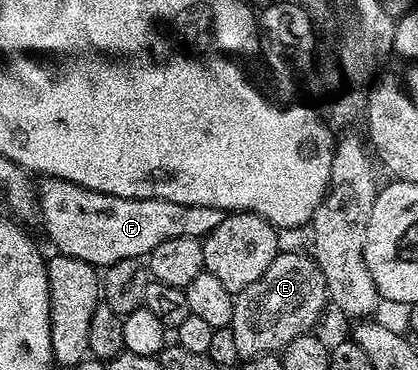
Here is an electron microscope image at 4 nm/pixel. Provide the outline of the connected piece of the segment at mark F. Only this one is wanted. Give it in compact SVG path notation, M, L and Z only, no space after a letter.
M45 176L36 188L38 201L38 220L44 223L44 232L53 244L55 251L62 256L78 258L87 264L93 264L97 270L108 268L114 262L122 262L126 258L139 260L147 258L162 242L170 242L170 238L201 238L209 236L222 222L226 215L220 208L210 206L190 206L165 200L135 200L134 198L118 198L105 192L95 192L81 184L66 182L57 176Z

